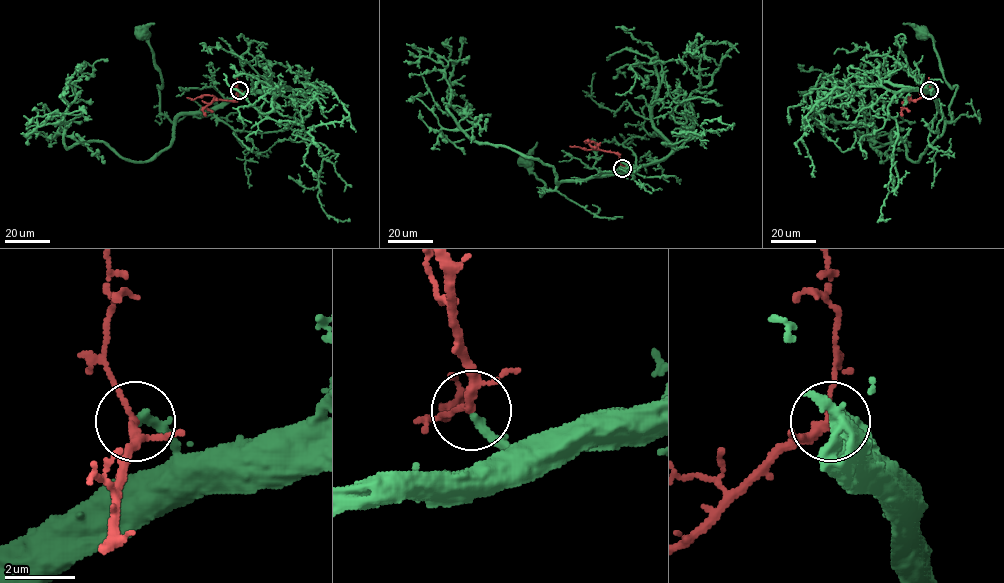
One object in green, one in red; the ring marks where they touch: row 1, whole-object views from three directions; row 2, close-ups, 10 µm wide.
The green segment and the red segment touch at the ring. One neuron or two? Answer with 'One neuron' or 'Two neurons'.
One neuron

